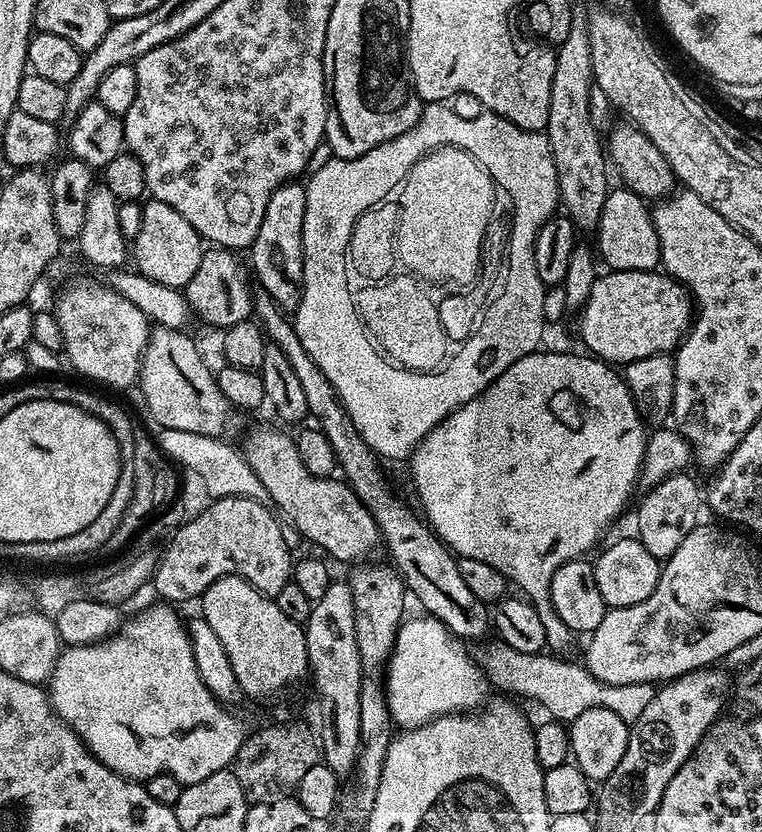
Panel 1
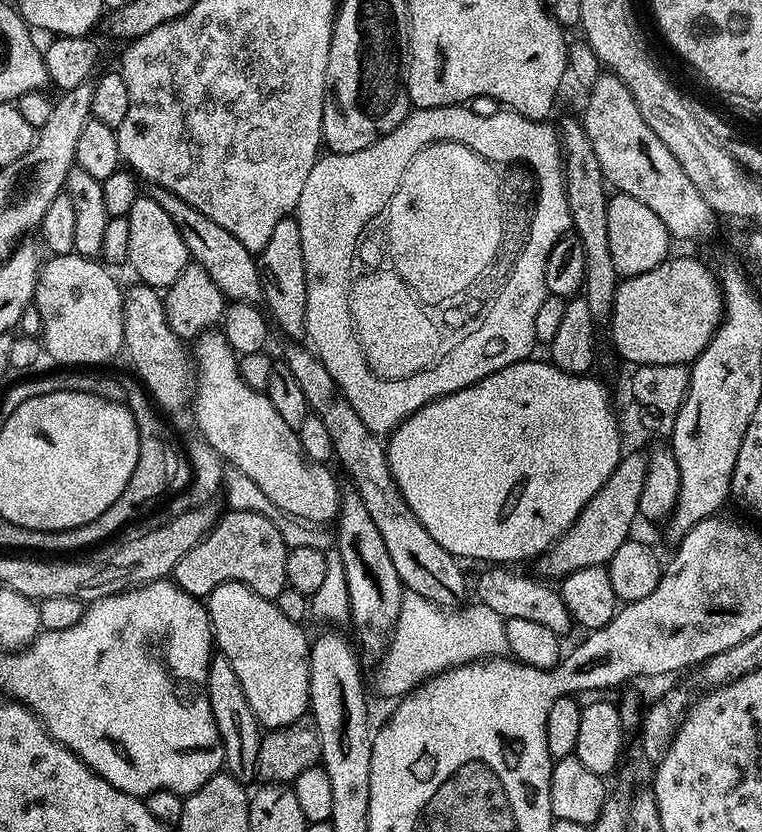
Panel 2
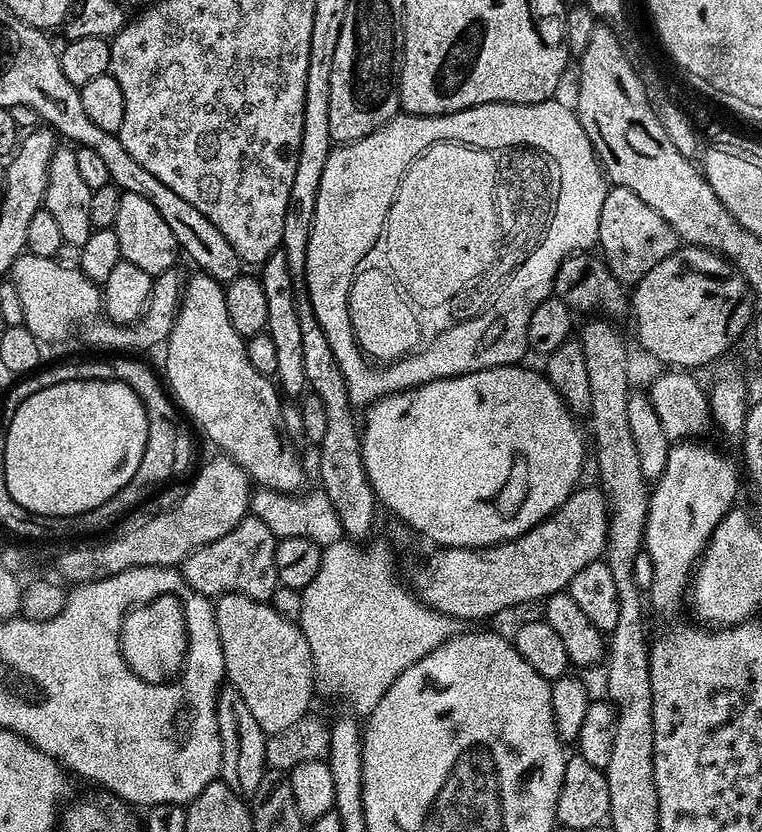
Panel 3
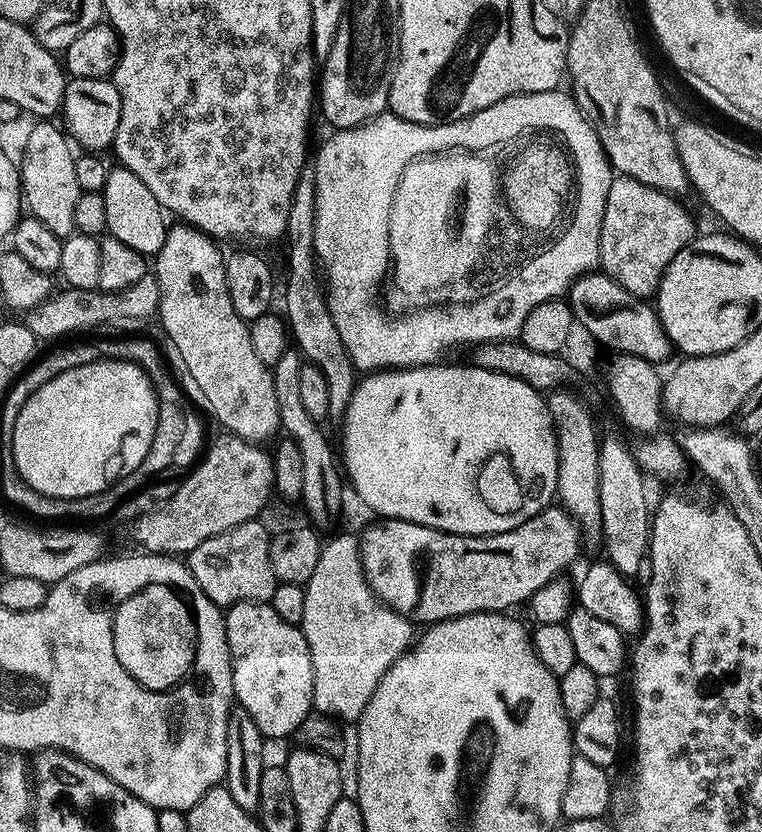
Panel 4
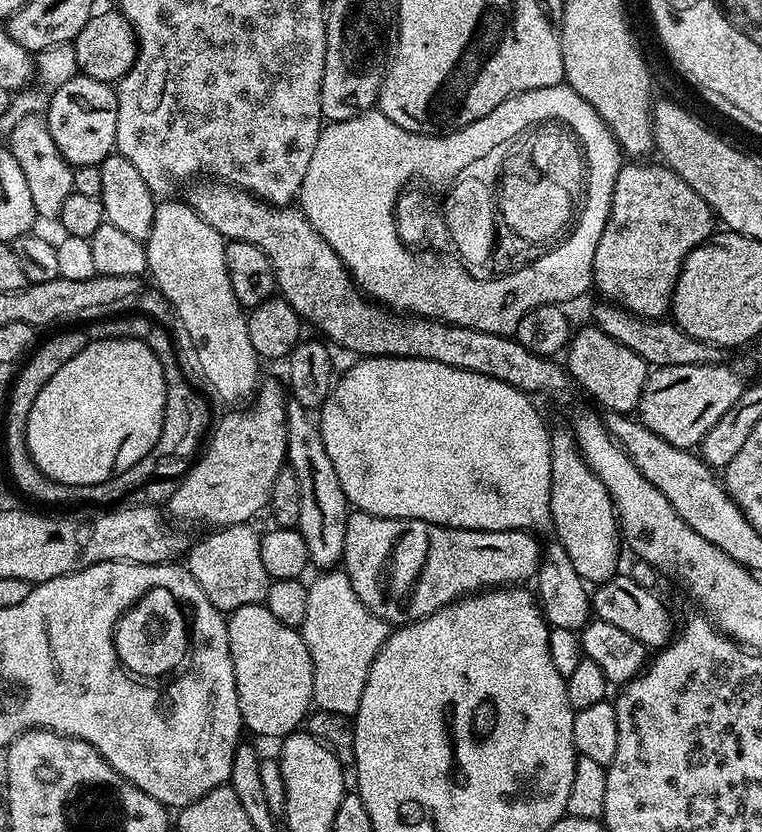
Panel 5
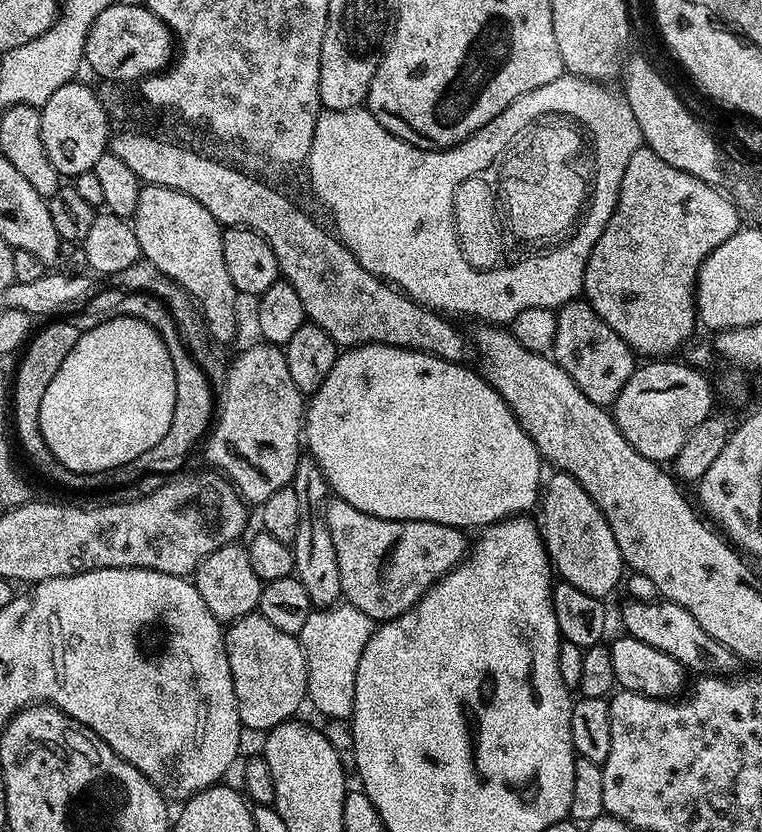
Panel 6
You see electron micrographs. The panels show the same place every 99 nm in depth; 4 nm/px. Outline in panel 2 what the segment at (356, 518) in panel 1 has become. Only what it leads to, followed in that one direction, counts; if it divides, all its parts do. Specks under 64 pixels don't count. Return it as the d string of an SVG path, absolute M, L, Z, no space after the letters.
M223 334L201 335L194 347L194 395L190 409L196 419L196 428L200 431L197 433L214 448L221 460L250 478L284 515L313 526L327 525L327 520L328 523L335 521L336 513L340 511L342 488L336 485L336 476L331 472L331 467L312 463L302 450L296 430L286 426L285 419L274 410L274 404L266 392L254 390L242 382L237 353L233 352Z

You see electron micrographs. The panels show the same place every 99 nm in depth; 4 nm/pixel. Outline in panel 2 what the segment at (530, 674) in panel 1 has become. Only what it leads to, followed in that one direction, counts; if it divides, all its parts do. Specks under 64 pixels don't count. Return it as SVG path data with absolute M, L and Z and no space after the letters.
M405 591L400 599L400 613L392 631L392 639L378 660L377 690L384 696L403 698L425 678L443 669L456 668L469 660L507 657L504 621L503 616L490 610L490 606L479 602L453 610L440 608L434 602L422 598L422 594Z

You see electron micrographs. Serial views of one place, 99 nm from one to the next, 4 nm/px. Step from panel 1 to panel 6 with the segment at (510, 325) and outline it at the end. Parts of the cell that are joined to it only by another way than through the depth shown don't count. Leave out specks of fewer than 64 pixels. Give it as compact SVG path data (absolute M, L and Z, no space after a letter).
M565 74L546 86L538 86L538 90L530 90L530 94L522 94L498 118L486 122L482 130L478 130L470 138L463 140L452 148L436 148L426 150L390 134L374 118L367 107L350 110L321 111L314 126L314 138L310 142L310 154L306 168L312 173L308 176L308 184L312 192L320 196L324 204L328 204L328 216L332 219L331 227L335 235L342 238L346 234L386 234L386 254L364 254L364 256L386 256L384 264L367 264L380 266L372 268L370 274L397 287L404 295L420 304L435 308L441 314L456 316L473 316L488 326L508 326L522 310L530 310L530 306L542 306L559 310L563 304L577 299L584 290L584 275L592 247L598 242L602 230L606 230L606 222L616 209L622 174L626 174L626 162L630 162L633 154L642 147L638 118L634 118L634 110L630 110L627 100L619 91L611 92L609 85L595 80L585 80L582 76Z

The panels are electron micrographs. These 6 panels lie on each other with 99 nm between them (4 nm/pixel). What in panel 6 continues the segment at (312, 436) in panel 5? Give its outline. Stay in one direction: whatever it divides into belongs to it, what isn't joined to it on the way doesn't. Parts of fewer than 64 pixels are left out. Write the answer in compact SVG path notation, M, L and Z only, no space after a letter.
M301 455L291 486L295 488L301 502L301 521L298 522L297 534L294 535L292 557L295 576L306 586L306 594L310 594L313 609L331 608L342 596L342 578L338 570L338 554L334 554L334 538L330 538L330 530L324 521L324 508L330 499L328 480L322 474L318 462L311 456Z

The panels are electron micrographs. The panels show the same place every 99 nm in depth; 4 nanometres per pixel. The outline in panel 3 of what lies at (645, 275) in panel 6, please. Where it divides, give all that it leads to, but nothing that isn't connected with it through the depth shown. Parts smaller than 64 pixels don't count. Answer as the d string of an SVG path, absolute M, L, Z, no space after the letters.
M609 187L606 202L602 202L602 214L598 218L598 248L601 248L602 259L616 280L625 286L636 285L677 247L676 231L665 222L662 214L658 214L658 210L650 210L650 206L646 206L634 190Z

